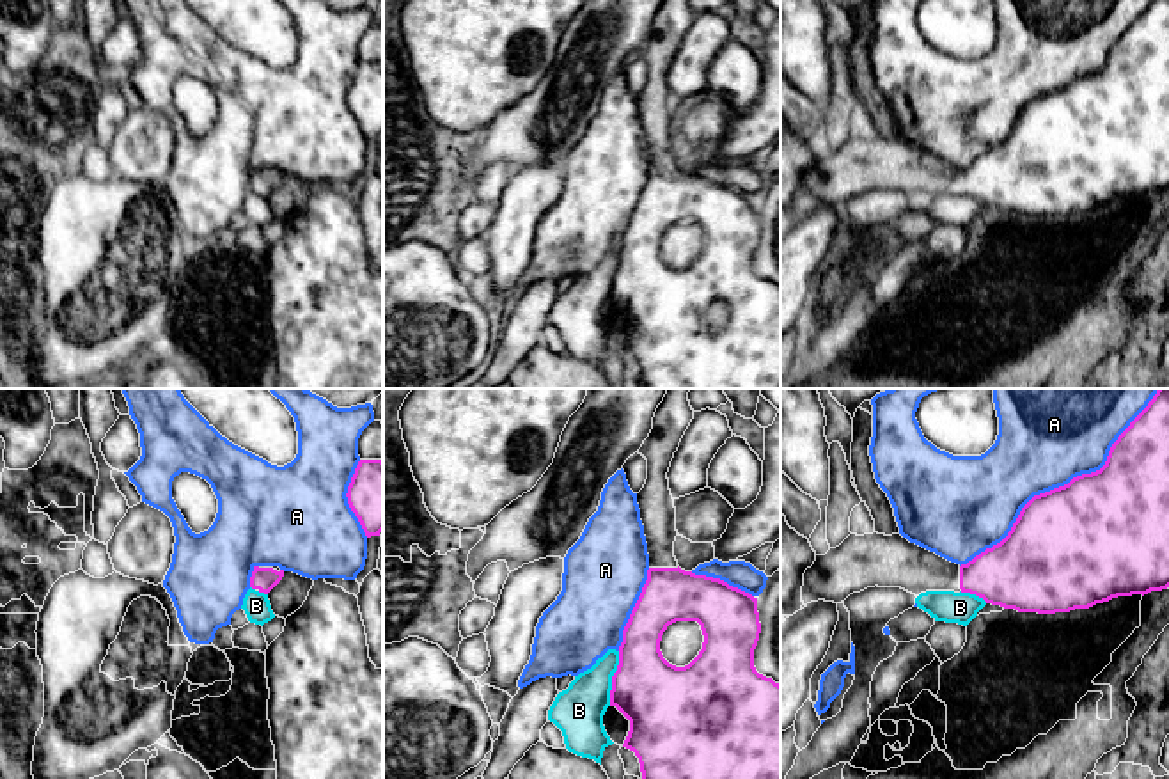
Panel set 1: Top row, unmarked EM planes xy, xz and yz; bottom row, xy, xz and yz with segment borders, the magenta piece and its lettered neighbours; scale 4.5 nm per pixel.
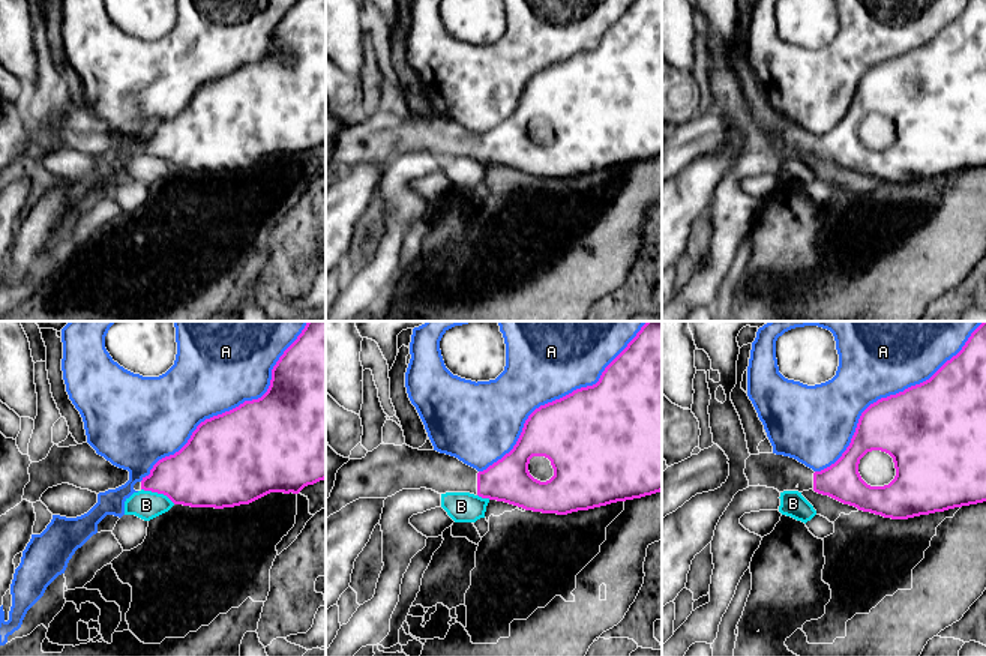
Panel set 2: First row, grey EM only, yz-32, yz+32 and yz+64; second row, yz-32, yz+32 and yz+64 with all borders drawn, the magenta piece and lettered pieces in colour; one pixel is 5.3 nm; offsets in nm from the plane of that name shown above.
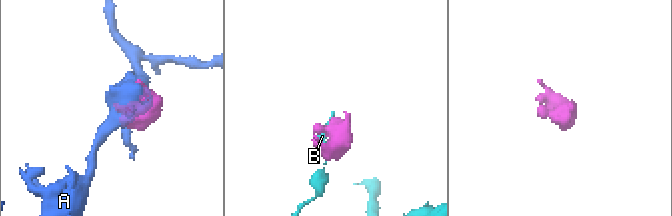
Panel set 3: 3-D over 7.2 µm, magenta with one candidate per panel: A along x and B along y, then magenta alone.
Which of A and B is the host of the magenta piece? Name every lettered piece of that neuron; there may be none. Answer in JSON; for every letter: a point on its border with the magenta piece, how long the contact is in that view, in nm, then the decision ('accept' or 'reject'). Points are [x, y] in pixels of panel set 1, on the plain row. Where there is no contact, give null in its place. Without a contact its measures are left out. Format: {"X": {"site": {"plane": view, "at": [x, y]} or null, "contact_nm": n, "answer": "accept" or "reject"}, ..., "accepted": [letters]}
{"A": {"site": {"plane": "yz", "at": [1059, 89]}, "contact_nm": 1150, "answer": "reject"}, "B": {"site": {"plane": "xz", "at": [612, 281]}, "contact_nm": 260, "answer": "reject"}, "accepted": []}

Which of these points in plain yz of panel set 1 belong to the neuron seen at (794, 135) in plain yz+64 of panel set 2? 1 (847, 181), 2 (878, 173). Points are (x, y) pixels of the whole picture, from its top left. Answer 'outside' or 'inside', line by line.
1: inside
2: inside

